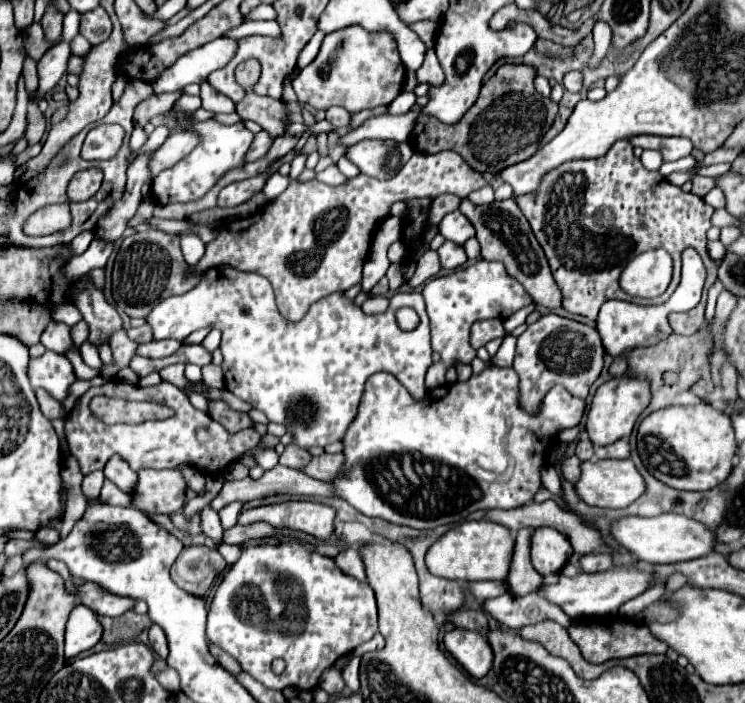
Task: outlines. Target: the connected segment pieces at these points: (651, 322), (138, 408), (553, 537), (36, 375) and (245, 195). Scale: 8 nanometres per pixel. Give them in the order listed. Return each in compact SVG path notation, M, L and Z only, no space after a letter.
M608 300L600 308L596 328L602 336L602 344L610 356L620 356L628 350L640 348L640 346L654 346L656 342L662 342L664 338L672 336L672 328L668 326L666 318L666 306L638 306L624 300Z
M96 396L90 402L90 408L106 424L116 424L116 422L138 424L142 420L168 418L172 414L172 410L168 406L162 406L162 404L152 404L152 402L126 402L126 400L108 398L108 396Z
M536 528L532 536L532 566L538 574L558 574L574 554L572 544L552 528Z
M46 350L44 356L30 360L28 376L32 388L48 390L50 396L58 402L64 402L68 398L70 386L76 382L76 374L70 360L50 350Z
M278 160L273 161L270 166L266 168L266 172L262 172L262 174L258 174L258 176L254 176L254 178L240 180L240 182L234 182L234 184L228 184L226 188L222 188L220 194L218 194L218 206L220 206L220 208L234 208L234 206L238 206L238 204L248 202L254 194L262 192L264 184L266 184L266 180L268 180L268 172L270 172L272 165L277 161Z

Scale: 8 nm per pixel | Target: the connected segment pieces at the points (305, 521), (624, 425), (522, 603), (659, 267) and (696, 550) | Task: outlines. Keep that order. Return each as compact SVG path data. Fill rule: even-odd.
M298 500L298 502L278 502L278 504L244 510L238 522L252 524L256 520L264 520L264 522L270 522L272 526L296 528L326 540L334 534L334 518L336 518L336 510L332 510L330 506Z
M612 378L602 384L592 400L592 406L586 414L586 432L594 446L608 446L620 438L630 436L634 422L644 412L650 402L650 388L646 380L640 378Z
M506 592L498 598L486 600L482 604L482 610L488 616L492 616L494 620L498 620L502 626L514 628L514 630L520 630L522 626L528 626L528 624L544 622L548 618L552 618L554 622L558 622L564 628L578 624L574 618L564 614L556 604L546 602L538 594L512 596L510 592Z
M648 250L628 262L620 276L620 286L630 296L656 298L672 280L672 258L666 250Z
M660 514L652 518L642 516L622 518L612 524L612 534L624 548L630 550L632 556L648 564L674 564L702 558L706 554L712 554L714 546L718 544L714 530L708 530L702 522L684 518L680 514Z

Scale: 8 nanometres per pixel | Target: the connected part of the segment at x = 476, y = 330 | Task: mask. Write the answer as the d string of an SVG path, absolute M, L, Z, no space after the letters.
M500 318L478 320L470 332L470 344L478 350L480 346L486 346L490 340L504 338L504 336L506 336L506 330L504 330L504 324Z

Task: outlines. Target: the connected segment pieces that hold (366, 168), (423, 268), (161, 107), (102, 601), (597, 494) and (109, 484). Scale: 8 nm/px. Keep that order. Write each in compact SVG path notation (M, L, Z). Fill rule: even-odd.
M366 138L354 146L348 146L348 160L360 168L362 174L386 180L400 172L400 168L414 154L410 142L374 140Z
M426 250L418 260L416 260L416 272L414 276L410 278L410 286L416 288L420 286L422 282L426 282L428 278L436 276L440 272L440 260L438 260L438 254L434 250Z
M182 90L174 92L174 94L152 94L148 100L144 100L138 108L136 108L136 114L134 114L134 120L136 120L136 126L144 128L146 122L150 122L150 118L158 116L158 114L164 114L172 108L172 104L182 96Z
M50 562L50 566L52 566L54 572L58 572L58 574L64 578L66 590L68 590L70 594L78 596L80 604L92 608L98 616L122 616L124 612L128 612L128 610L134 606L134 600L114 596L114 594L102 590L102 588L96 586L96 584L82 584L82 586L78 586L78 590L76 590L76 584L74 584L72 578L68 576L68 568L64 566L64 562Z
M588 460L582 462L582 476L576 484L576 492L580 498L590 506L600 508L628 508L634 500L638 500L644 494L644 478L634 466L634 462L628 460Z
M104 480L104 486L102 486L102 492L100 492L100 498L104 502L110 502L110 504L130 504L130 498L112 482L112 480Z

